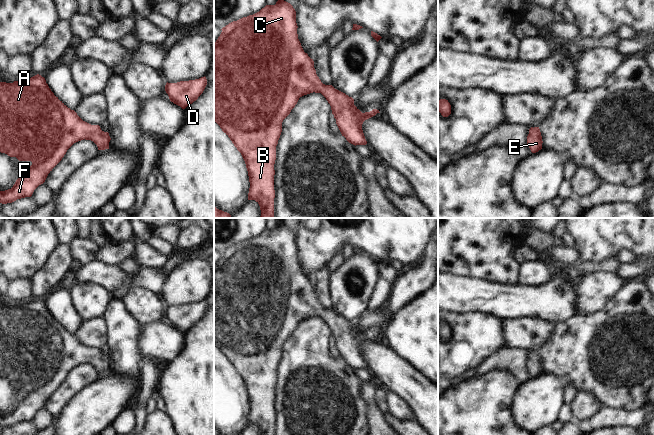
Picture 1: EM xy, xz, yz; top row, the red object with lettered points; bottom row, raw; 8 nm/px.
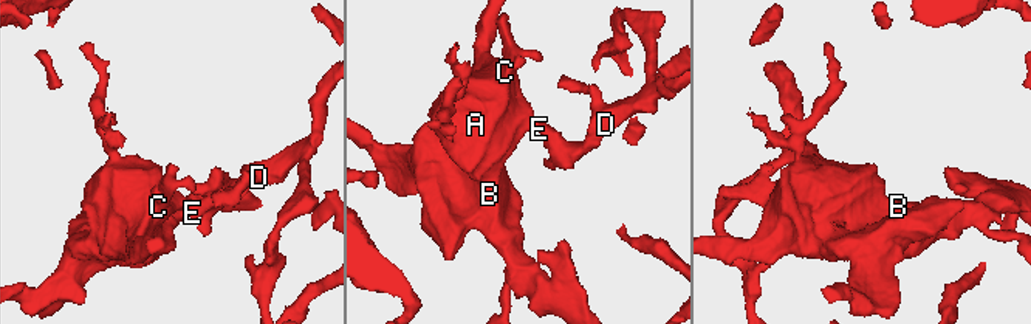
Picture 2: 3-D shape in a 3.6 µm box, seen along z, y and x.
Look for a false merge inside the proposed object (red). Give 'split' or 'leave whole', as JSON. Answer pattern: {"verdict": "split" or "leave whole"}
{"verdict": "leave whole"}

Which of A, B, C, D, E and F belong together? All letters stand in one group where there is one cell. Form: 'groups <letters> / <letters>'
groups A B C D E F

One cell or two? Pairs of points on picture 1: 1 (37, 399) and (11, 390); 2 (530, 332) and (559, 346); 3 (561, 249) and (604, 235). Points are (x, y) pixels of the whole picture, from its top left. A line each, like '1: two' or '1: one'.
1: one
2: two
3: two

